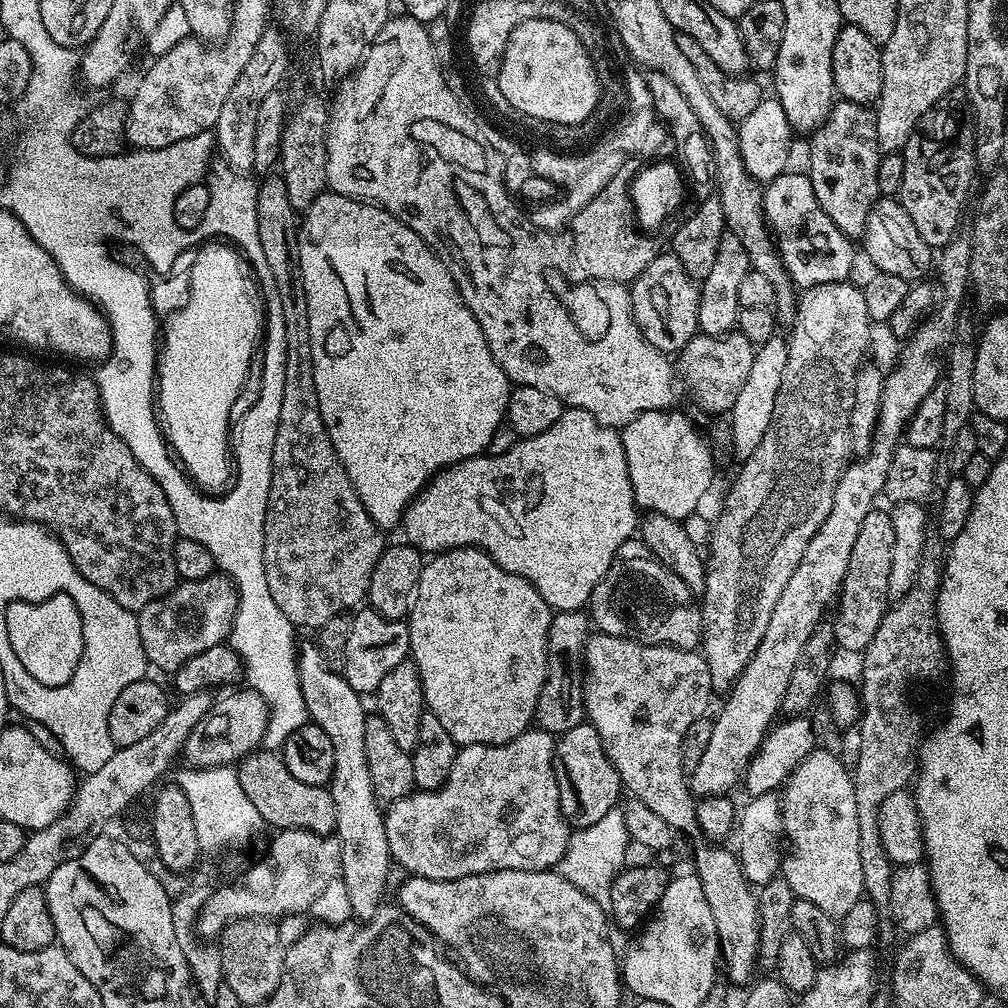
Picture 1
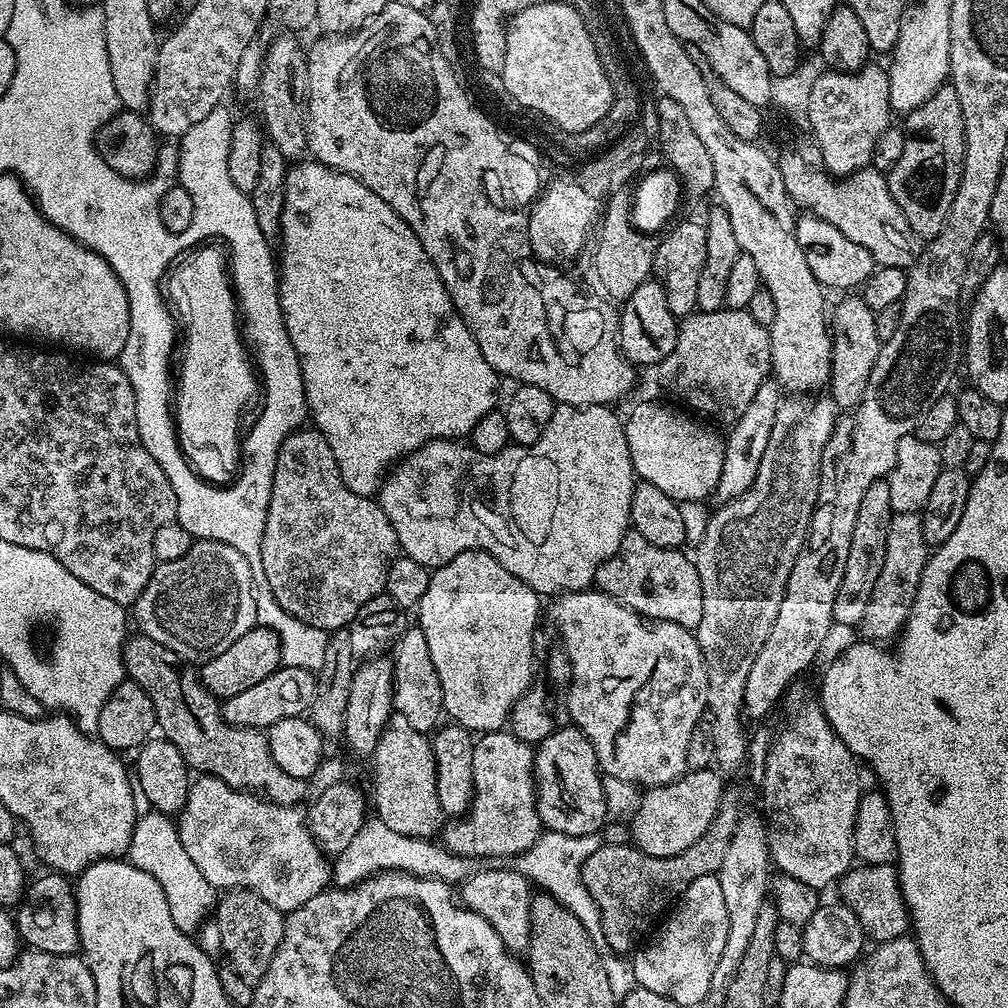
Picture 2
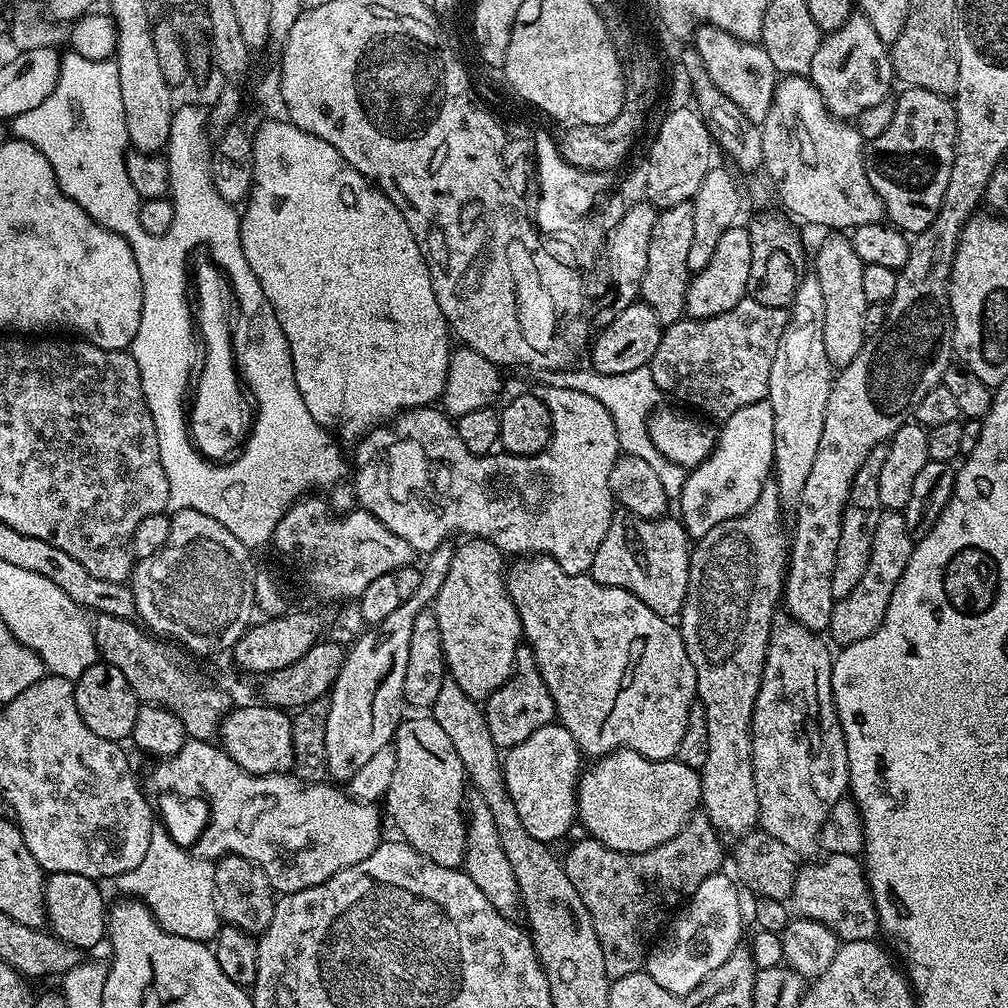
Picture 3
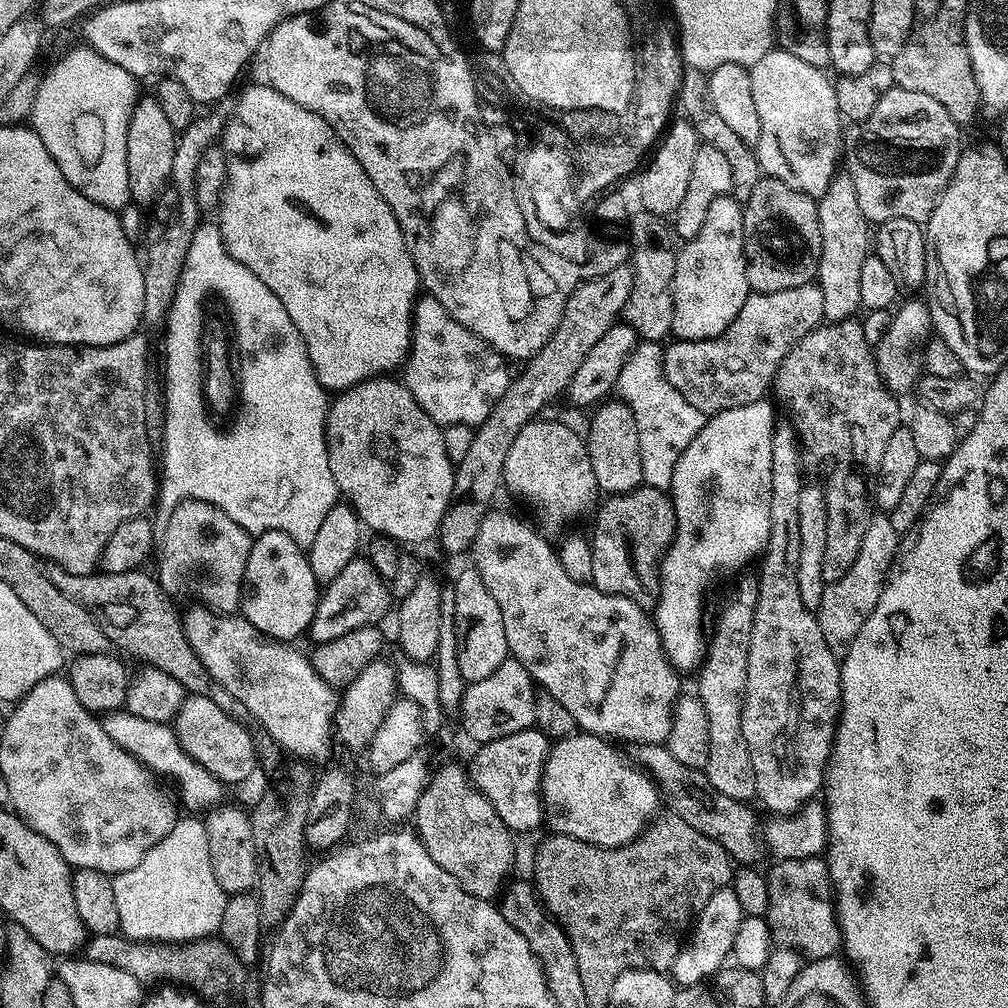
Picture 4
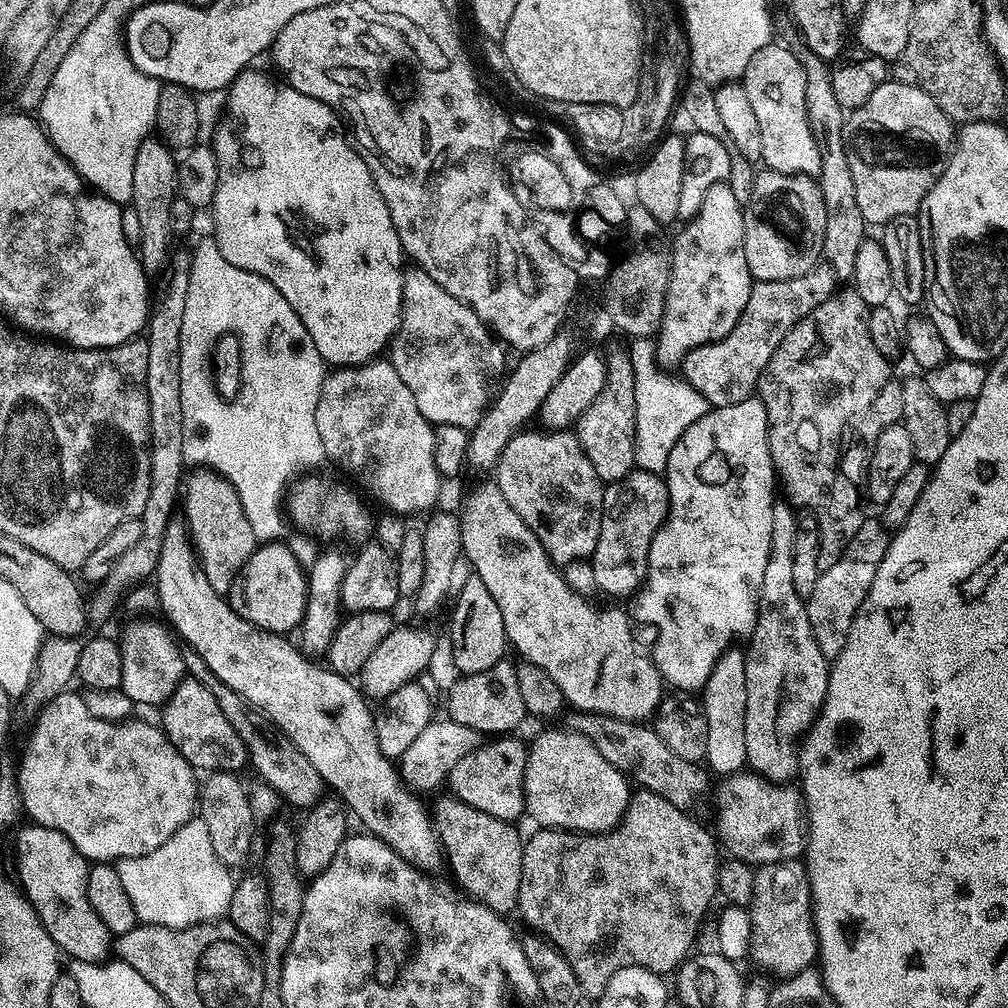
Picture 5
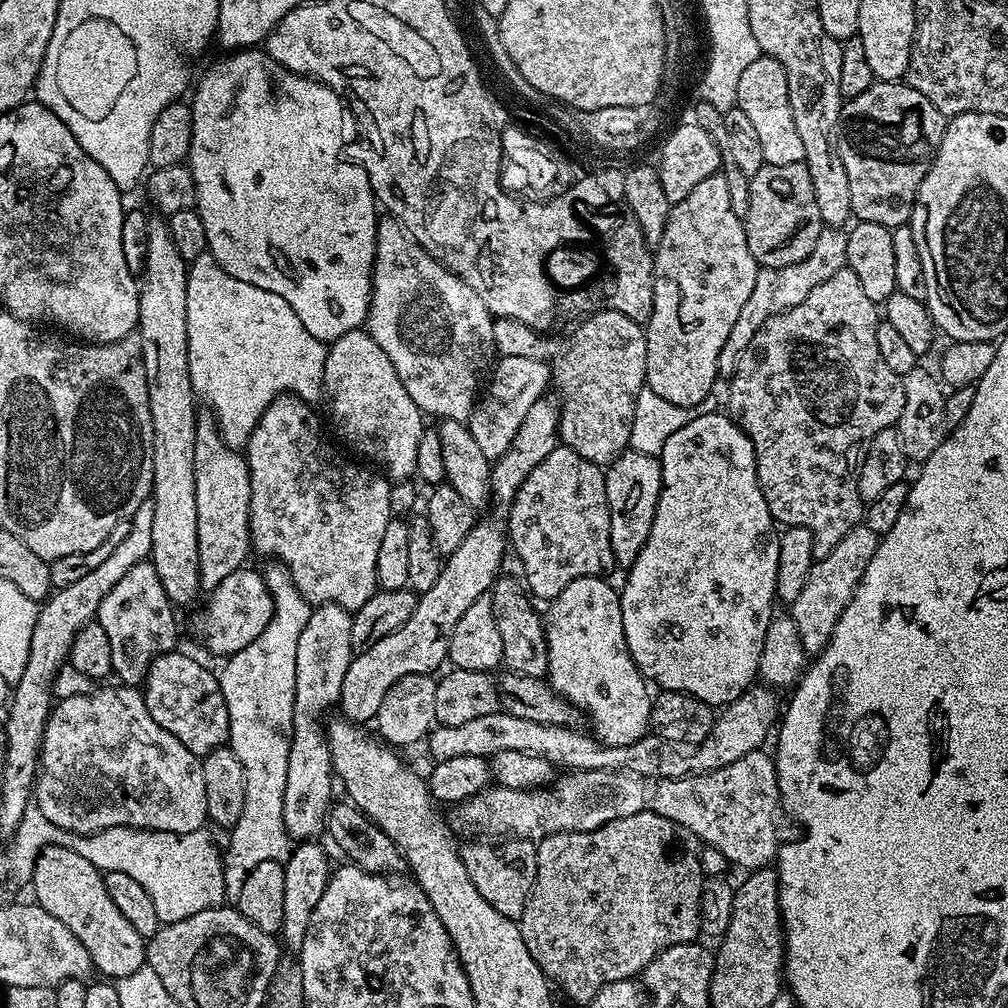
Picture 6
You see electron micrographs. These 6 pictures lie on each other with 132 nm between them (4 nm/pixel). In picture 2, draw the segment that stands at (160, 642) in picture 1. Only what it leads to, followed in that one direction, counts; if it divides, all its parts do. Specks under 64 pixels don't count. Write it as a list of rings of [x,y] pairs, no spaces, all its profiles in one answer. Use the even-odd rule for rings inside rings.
[[[193,539],[190,550],[182,554],[174,562],[160,564],[152,573],[150,582],[146,582],[146,590],[136,600],[134,611],[140,623],[139,631],[145,636],[154,638],[154,642],[162,642],[174,654],[189,662],[212,660],[222,650],[227,650],[242,634],[257,627],[256,622],[256,589],[252,587],[254,565],[246,562],[234,546],[226,546],[226,542],[217,540]]]

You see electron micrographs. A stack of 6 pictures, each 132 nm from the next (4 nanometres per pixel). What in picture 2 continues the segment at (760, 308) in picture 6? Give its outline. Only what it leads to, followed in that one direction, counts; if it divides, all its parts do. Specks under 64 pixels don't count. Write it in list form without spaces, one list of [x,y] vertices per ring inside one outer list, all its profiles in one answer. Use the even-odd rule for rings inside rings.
[[[727,306],[718,312],[697,310],[683,317],[676,330],[674,350],[658,365],[660,380],[673,401],[701,417],[713,416],[725,426],[735,424],[746,414],[746,406],[754,402],[758,386],[769,379],[771,370],[768,328],[754,322],[745,309]]]

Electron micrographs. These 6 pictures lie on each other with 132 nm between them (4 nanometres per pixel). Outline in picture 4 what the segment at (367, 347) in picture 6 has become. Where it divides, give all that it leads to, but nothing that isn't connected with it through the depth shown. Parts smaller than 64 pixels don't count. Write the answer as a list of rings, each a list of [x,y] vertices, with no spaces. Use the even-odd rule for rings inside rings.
[[[387,375],[378,376],[375,380],[364,380],[361,384],[355,384],[352,388],[346,388],[339,393],[329,403],[328,406],[328,429],[326,430],[326,438],[328,439],[328,461],[330,462],[330,474],[334,474],[334,482],[336,483],[336,491],[349,505],[361,525],[365,529],[373,528],[373,533],[389,536],[390,539],[408,544],[416,544],[419,540],[428,540],[437,535],[440,531],[440,523],[448,509],[448,503],[452,497],[454,490],[454,478],[456,477],[456,469],[452,459],[448,456],[446,450],[446,442],[444,441],[444,433],[441,425],[436,424],[430,414],[426,414],[426,410],[422,410],[422,406],[418,406],[416,399],[412,397],[412,391],[408,389],[408,385],[399,379],[389,378]]]

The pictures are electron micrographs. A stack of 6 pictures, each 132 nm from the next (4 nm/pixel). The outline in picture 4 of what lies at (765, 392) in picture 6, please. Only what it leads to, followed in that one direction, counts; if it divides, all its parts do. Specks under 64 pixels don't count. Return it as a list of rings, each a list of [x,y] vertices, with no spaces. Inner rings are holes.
[[[853,318],[821,323],[820,327],[803,336],[794,345],[776,371],[775,391],[780,391],[788,399],[788,404],[796,415],[794,427],[797,433],[805,441],[820,440],[821,450],[829,452],[836,459],[824,490],[828,503],[826,551],[822,558],[822,578],[825,584],[838,582],[838,578],[845,576],[858,558],[862,537],[866,534],[866,526],[874,511],[874,504],[870,499],[870,480],[869,477],[868,480],[864,477],[864,468],[875,470],[879,466],[886,450],[886,442],[890,442],[890,434],[902,427],[900,404],[882,388],[880,372],[876,369],[875,362],[877,363],[864,337],[864,325],[859,319]]]

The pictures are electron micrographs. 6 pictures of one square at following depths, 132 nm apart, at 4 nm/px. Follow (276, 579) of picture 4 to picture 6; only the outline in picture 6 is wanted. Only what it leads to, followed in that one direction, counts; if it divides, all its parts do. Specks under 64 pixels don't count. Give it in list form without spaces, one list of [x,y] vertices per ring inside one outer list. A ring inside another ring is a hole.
[[[251,566],[234,570],[218,582],[218,586],[207,593],[208,601],[201,612],[192,616],[192,632],[219,658],[233,656],[238,650],[250,646],[272,617],[272,595],[266,586],[263,575]]]

